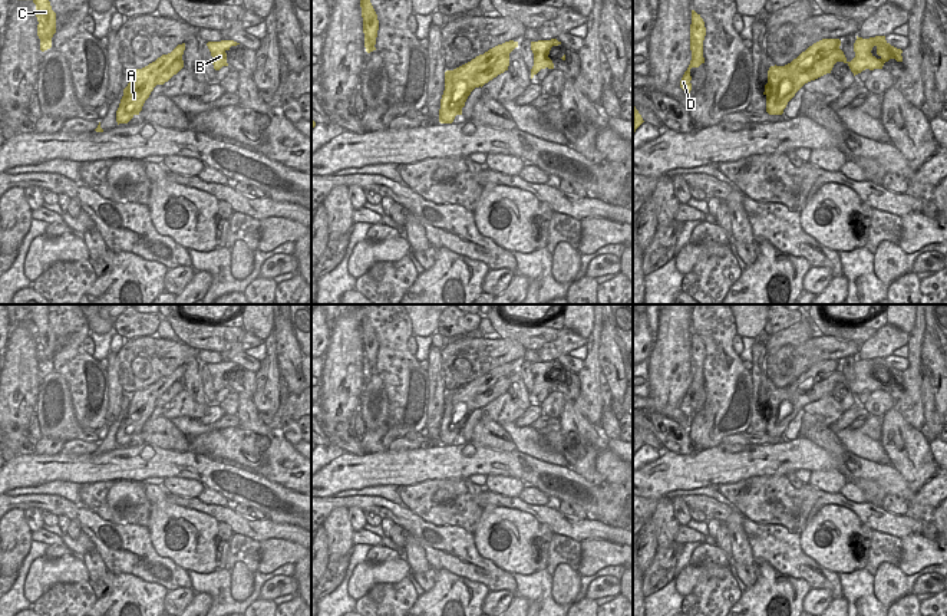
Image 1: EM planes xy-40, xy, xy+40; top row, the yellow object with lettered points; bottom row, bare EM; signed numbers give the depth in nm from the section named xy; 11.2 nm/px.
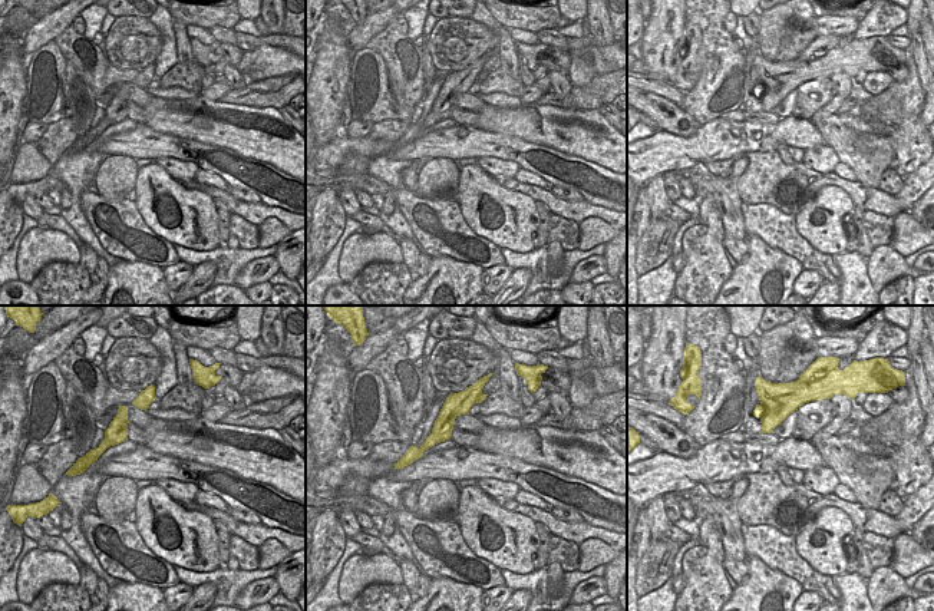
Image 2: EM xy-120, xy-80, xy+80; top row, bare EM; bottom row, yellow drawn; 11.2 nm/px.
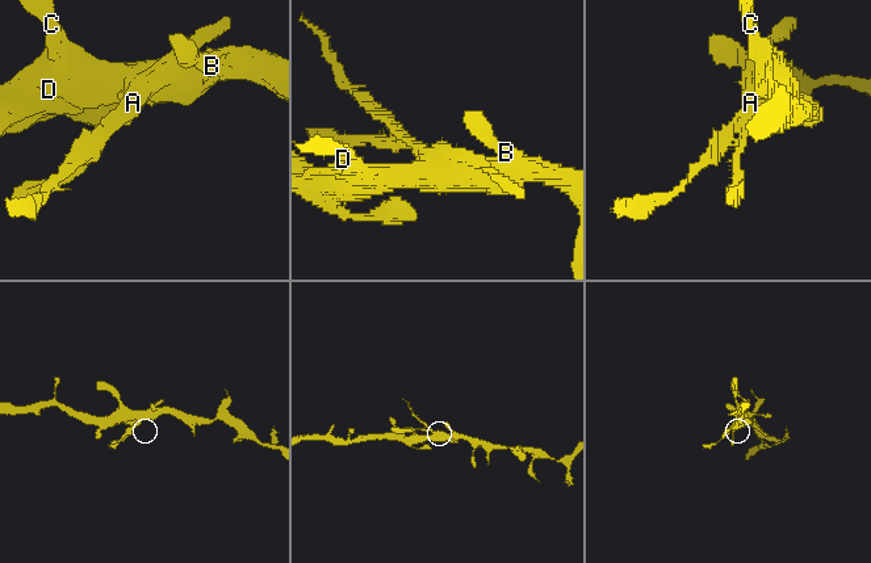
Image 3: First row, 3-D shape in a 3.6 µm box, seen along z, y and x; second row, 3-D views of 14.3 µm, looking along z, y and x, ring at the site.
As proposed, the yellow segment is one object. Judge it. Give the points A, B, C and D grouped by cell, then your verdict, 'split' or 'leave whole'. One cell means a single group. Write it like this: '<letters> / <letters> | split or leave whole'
A / B C D | split

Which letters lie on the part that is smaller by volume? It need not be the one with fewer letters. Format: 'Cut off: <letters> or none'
Cut off: A

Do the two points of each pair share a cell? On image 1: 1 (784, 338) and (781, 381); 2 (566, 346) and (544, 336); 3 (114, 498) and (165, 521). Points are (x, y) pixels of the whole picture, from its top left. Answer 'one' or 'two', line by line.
1: one
2: two
3: two

